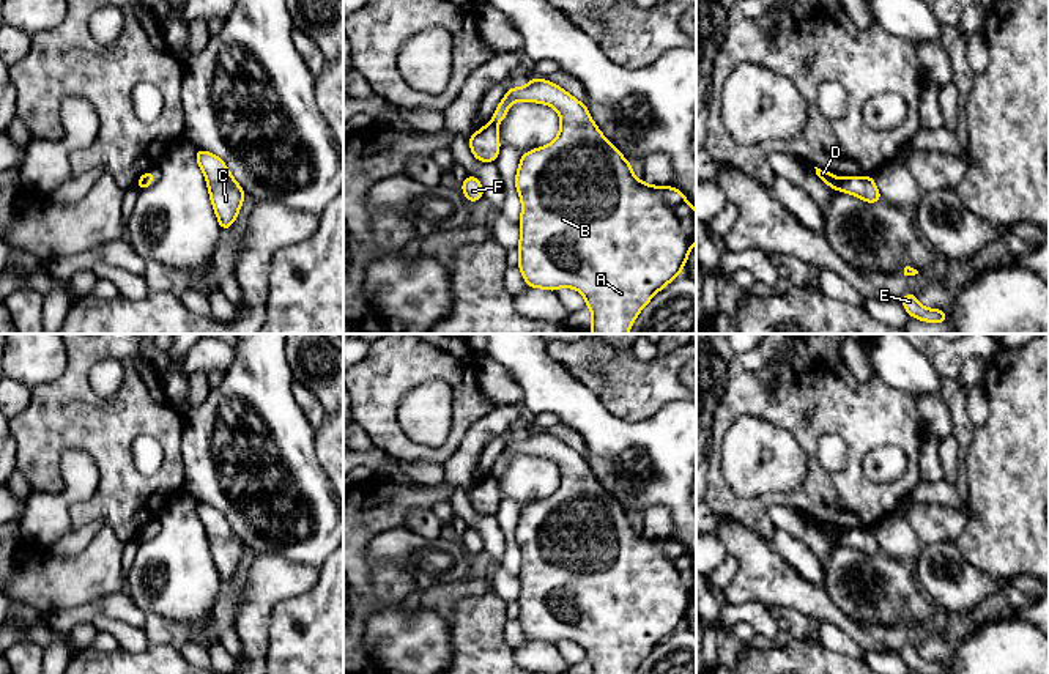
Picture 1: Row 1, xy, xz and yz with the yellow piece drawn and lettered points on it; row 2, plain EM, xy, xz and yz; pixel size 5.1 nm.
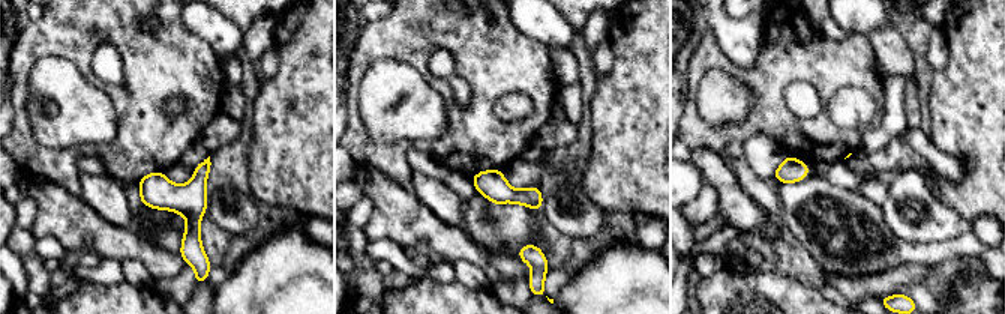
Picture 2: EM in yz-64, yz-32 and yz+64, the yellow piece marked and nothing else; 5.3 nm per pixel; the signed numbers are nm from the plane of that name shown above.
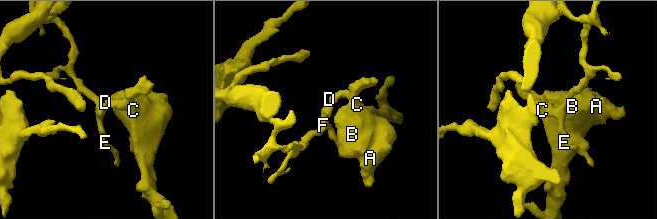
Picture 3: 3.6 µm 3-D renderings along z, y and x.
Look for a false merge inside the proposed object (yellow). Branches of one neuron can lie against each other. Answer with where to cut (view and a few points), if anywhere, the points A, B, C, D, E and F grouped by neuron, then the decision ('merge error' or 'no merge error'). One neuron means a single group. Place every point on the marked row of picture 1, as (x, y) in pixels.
yz (841, 180), (838, 189) | A B C D / E F | merge error

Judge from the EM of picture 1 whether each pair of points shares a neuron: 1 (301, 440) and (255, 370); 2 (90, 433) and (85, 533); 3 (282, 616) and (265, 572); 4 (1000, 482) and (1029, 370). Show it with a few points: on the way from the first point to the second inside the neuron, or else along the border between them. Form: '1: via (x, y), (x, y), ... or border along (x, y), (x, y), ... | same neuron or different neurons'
1: via (284, 422), (259, 397), (259, 388) | same neuron
2: border along (103, 517), (73, 529) | different neurons
3: border along (311, 586), (273, 608), (268, 640) | different neurons
4: via (1029, 454), (1029, 399) | same neuron

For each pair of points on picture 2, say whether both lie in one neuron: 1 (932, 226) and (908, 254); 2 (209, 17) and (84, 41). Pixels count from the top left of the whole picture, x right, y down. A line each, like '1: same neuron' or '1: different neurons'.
1: different neurons
2: different neurons

